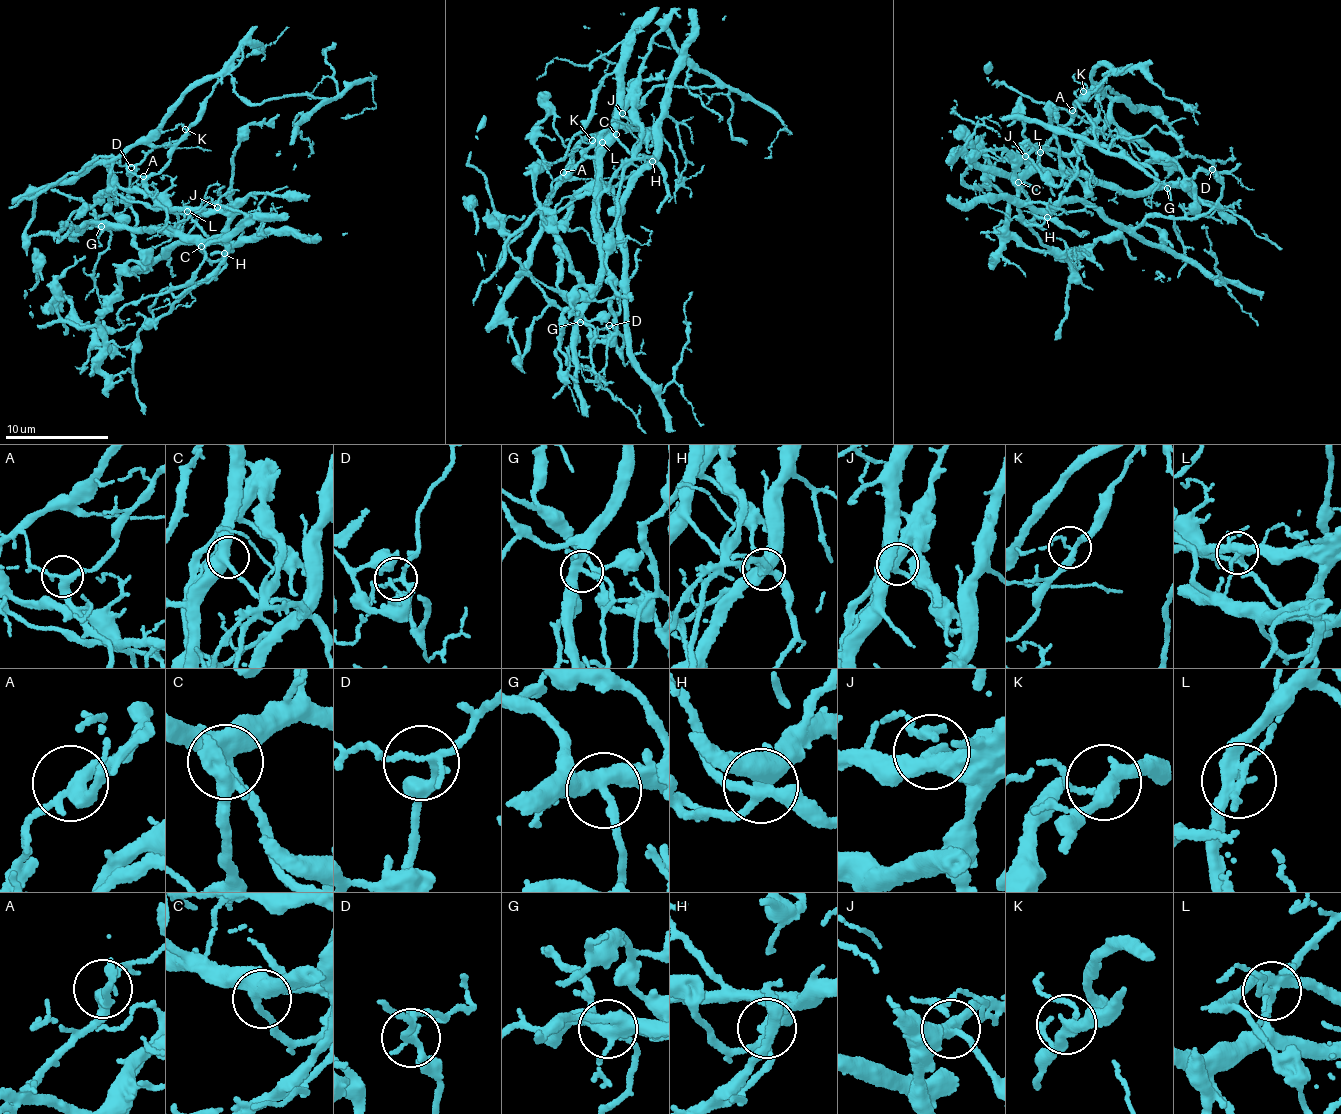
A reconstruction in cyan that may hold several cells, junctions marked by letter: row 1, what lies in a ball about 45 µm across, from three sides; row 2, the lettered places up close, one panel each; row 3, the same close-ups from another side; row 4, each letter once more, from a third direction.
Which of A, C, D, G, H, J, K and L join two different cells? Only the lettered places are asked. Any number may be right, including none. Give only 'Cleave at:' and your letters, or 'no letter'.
Cleave at: H, L

